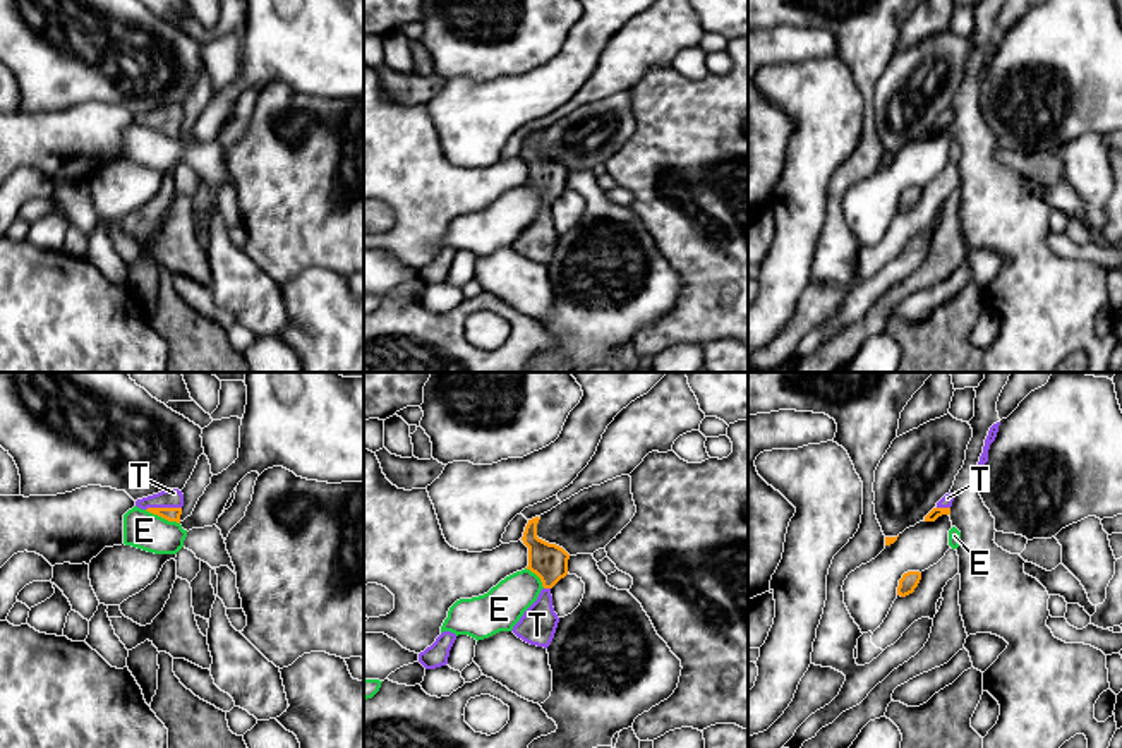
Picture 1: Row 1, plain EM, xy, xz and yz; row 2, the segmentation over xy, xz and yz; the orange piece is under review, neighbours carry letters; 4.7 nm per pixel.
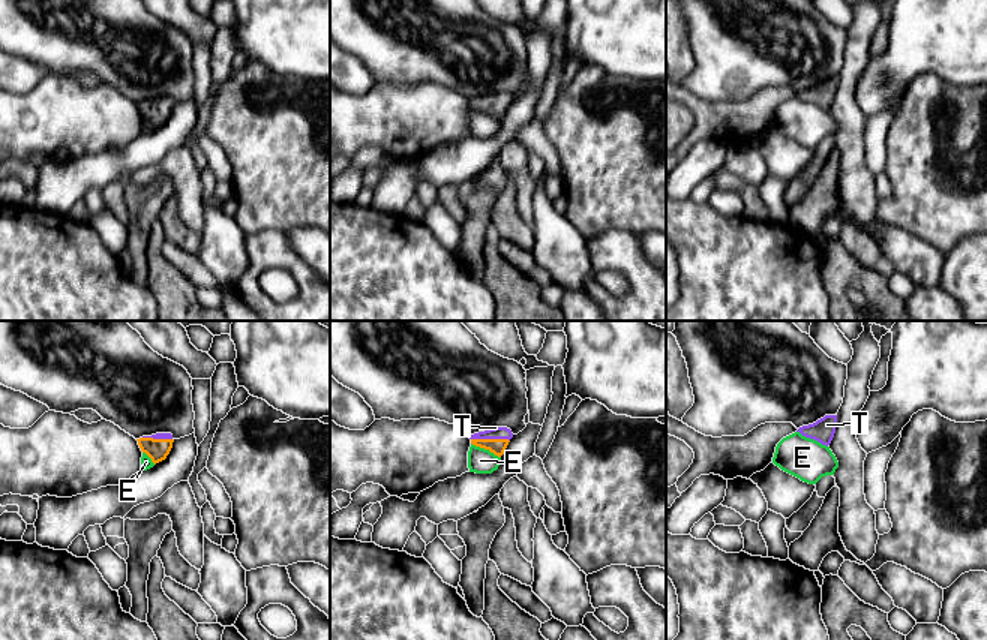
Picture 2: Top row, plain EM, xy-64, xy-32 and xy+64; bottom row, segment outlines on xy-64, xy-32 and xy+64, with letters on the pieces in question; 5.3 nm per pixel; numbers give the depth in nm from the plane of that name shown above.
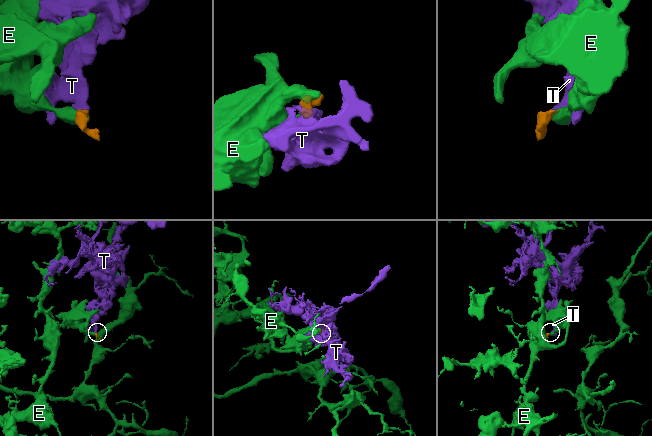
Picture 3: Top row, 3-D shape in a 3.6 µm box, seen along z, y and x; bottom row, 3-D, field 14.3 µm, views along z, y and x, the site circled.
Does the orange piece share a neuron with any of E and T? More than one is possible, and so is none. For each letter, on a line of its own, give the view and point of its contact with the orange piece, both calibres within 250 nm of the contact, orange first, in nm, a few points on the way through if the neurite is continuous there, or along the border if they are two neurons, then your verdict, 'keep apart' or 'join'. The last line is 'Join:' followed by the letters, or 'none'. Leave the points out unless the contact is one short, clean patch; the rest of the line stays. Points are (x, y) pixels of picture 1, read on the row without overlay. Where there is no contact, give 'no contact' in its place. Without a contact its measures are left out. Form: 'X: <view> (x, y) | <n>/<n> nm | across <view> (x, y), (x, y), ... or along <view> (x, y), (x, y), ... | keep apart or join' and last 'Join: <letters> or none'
E: xy (162, 132) | 60/180 nm | along xy (144, 126), (179, 139) | keep apart
T: xy (163, 124) | 60/90 nm | join
Join: T

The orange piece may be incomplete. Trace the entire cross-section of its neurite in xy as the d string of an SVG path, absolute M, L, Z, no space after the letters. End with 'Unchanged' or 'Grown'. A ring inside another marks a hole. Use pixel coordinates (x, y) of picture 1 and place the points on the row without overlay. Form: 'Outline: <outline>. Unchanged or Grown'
Outline: M178 105L161 106L158 110L137 115L136 122L168 137L180 139L184 110Z. Grown

